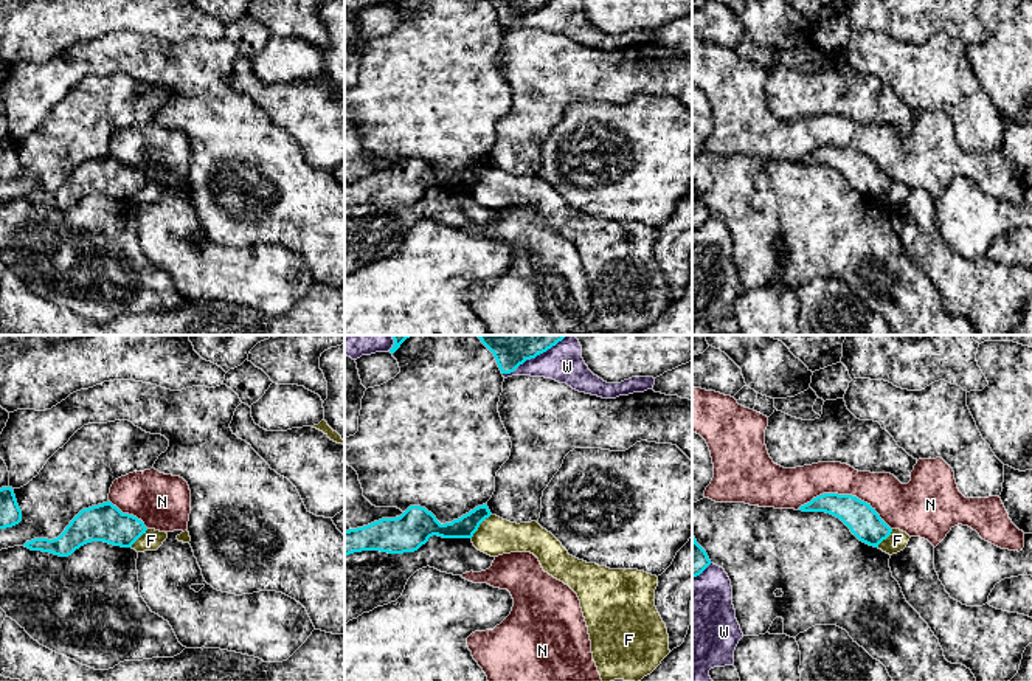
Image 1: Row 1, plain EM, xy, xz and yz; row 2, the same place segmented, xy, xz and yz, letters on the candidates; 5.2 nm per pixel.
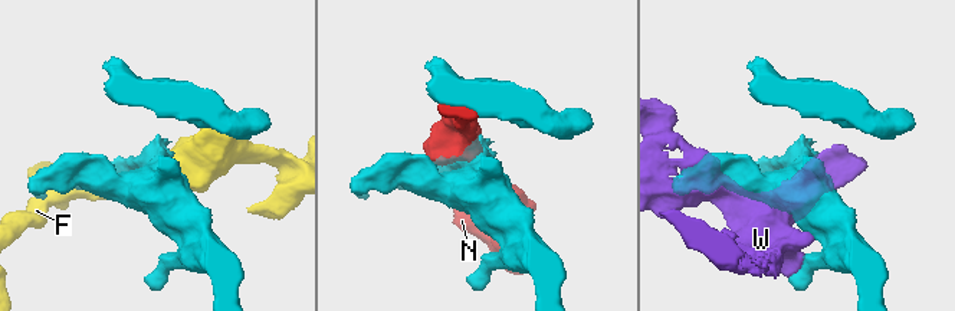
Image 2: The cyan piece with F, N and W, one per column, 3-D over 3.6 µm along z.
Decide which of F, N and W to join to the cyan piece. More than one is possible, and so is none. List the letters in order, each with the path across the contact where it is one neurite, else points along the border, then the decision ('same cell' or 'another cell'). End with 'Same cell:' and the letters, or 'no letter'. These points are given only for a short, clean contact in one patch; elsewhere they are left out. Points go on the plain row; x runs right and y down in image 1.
F: border along xz (491, 166), (470, 190); another cell
N: another cell
W: another cell
Same cell: no letter

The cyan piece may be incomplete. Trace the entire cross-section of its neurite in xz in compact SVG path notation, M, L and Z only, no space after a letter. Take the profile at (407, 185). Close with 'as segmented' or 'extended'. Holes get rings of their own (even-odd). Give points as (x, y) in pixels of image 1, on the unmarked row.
M483 157L452 175L441 177L425 160L410 158L400 169L382 171L368 178L345 183L345 209L362 203L414 205L433 188L472 191L490 168L487 157Z; as segmented

